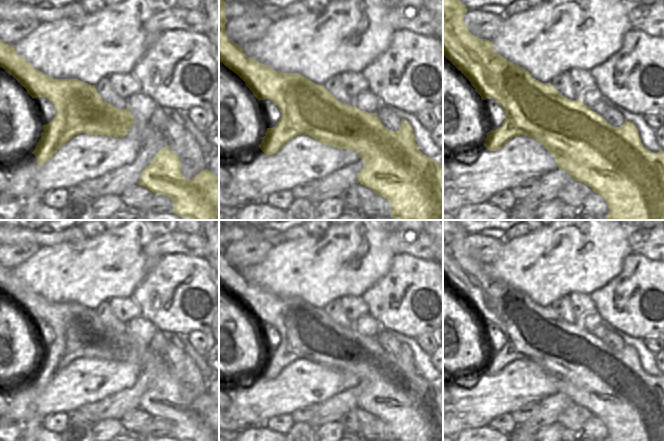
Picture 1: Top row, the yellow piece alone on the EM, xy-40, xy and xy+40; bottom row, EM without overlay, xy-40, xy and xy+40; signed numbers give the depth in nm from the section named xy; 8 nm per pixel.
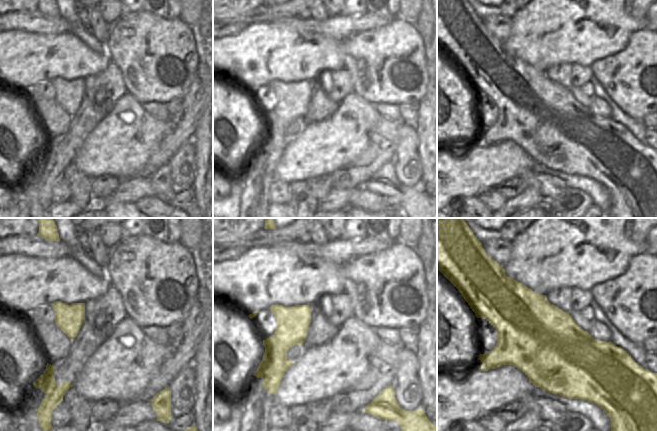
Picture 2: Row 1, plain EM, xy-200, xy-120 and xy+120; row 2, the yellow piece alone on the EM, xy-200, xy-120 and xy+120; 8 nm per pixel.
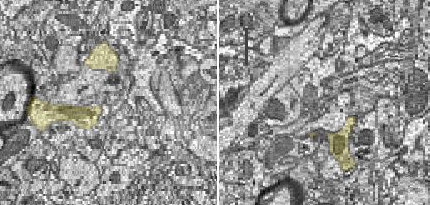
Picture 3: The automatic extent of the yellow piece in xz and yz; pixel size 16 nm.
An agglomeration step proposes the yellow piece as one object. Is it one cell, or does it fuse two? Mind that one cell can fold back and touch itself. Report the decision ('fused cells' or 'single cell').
fused cells

